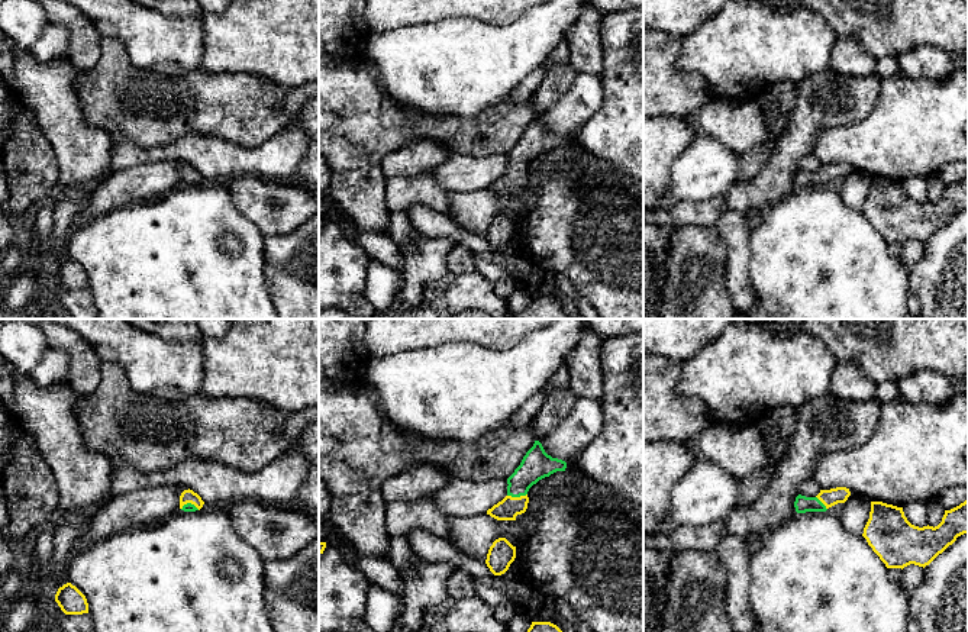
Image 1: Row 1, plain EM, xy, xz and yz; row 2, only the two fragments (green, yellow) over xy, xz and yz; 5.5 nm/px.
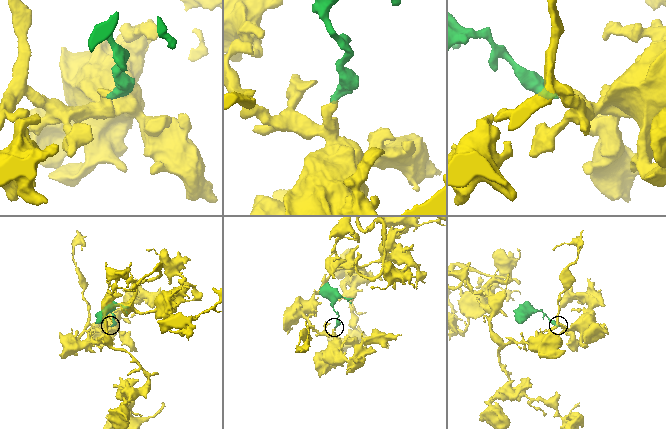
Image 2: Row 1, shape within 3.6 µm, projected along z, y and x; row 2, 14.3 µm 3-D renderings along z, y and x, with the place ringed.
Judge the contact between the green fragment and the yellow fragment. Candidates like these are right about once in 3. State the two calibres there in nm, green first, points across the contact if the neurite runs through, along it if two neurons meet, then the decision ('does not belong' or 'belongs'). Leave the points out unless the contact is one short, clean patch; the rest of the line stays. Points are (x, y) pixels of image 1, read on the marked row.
170/120 nm | across xz (536, 464), (519, 483), (516, 496), (509, 508) | belongs

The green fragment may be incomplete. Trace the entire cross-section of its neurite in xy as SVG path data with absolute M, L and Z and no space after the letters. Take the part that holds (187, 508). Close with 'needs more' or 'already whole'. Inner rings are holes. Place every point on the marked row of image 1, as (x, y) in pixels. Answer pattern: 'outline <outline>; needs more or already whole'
outline M184 490L180 496L180 509L184 512L196 512L203 507L204 502L193 490Z; needs more

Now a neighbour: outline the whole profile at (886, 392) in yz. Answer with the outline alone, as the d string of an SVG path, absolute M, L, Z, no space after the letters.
M884 381L877 386L875 397L881 403L888 403L898 400L901 397L901 393L898 391L896 381Z

